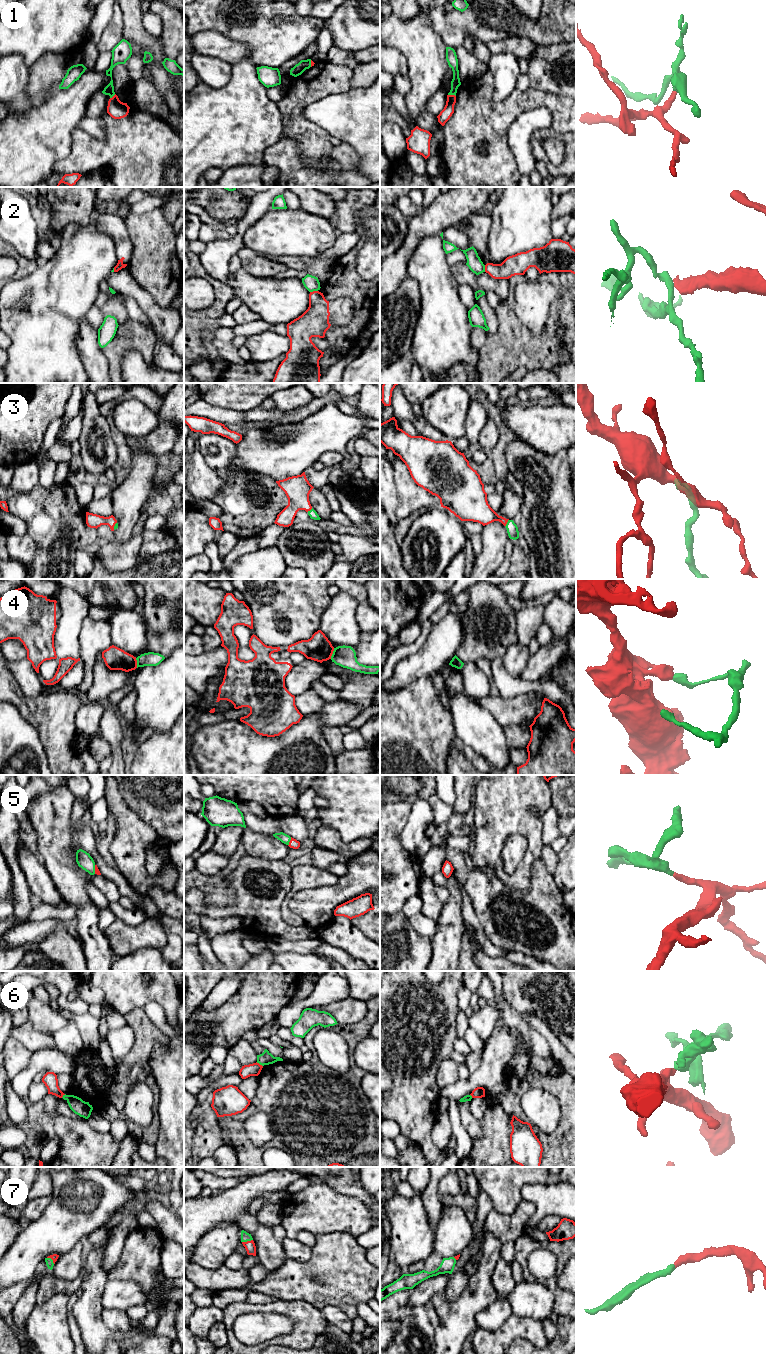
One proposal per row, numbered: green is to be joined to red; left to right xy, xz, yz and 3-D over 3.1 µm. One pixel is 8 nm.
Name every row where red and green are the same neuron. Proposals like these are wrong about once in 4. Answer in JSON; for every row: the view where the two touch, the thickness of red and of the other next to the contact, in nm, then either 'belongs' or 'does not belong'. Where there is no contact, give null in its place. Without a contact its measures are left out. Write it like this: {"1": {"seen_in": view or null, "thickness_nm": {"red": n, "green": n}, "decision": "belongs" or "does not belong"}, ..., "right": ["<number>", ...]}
{"1": {"seen_in": "yz", "thickness_nm": {"red": 90, "green": 80}, "decision": "belongs"}, "2": {"seen_in": "xz", "thickness_nm": {"red": 240, "green": 120}, "decision": "does not belong"}, "3": {"seen_in": "yz", "thickness_nm": {"red": 190, "green": 90}, "decision": "belongs"}, "4": {"seen_in": "xz", "thickness_nm": {"red": 200, "green": 180}, "decision": "does not belong"}, "5": {"seen_in": "xz", "thickness_nm": {"red": 70, "green": 80}, "decision": "belongs"}, "6": {"seen_in": "xz", "thickness_nm": {"red": 100, "green": 110}, "decision": "does not belong"}, "7": {"seen_in": "xz", "thickness_nm": {"red": 90, "green": 70}, "decision": "belongs"}, "right": ["1", "3", "5", "7"]}

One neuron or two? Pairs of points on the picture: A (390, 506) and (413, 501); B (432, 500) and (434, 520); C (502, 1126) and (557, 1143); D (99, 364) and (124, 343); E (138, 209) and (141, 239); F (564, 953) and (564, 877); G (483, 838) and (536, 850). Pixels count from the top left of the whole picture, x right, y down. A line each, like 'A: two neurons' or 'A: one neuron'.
A: two neurons
B: two neurons
C: two neurons
D: two neurons
E: two neurons
F: two neurons
G: one neuron

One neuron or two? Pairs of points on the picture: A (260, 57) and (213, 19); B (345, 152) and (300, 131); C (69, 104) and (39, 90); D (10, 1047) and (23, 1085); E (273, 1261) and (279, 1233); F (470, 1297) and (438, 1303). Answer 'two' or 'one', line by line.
A: one
B: two
C: two
D: two
E: two
F: one

